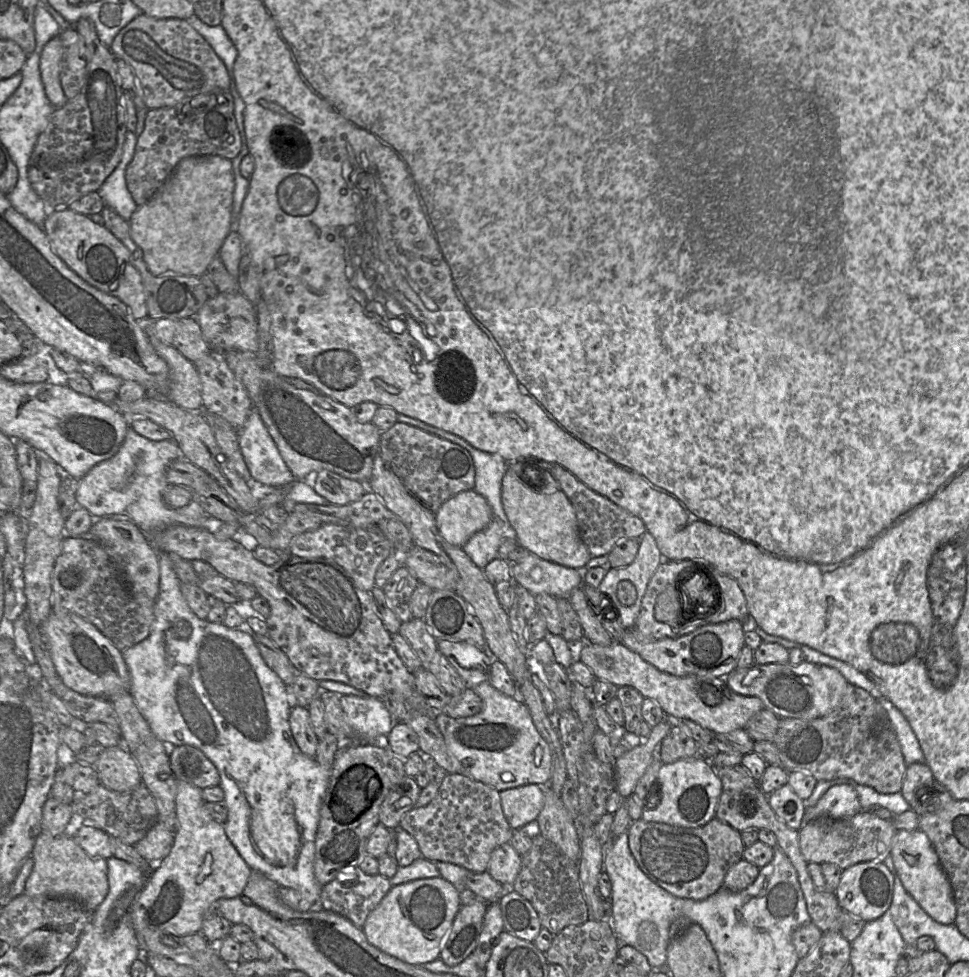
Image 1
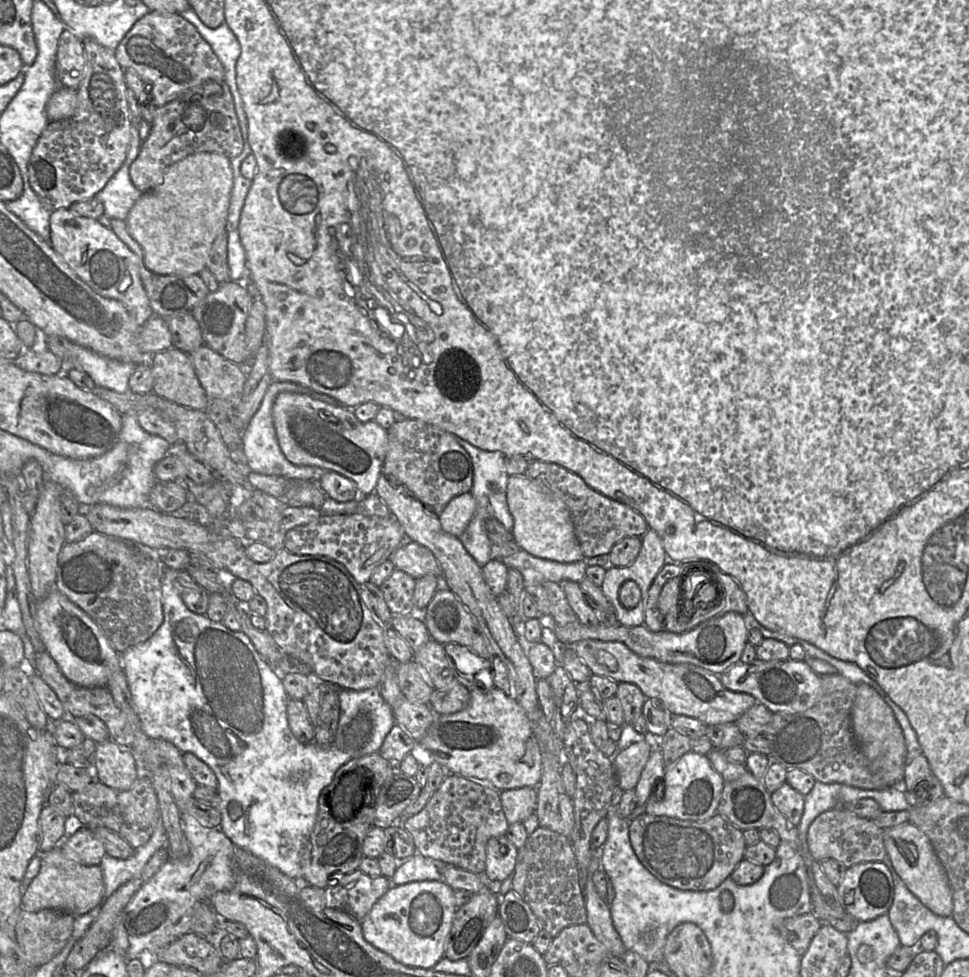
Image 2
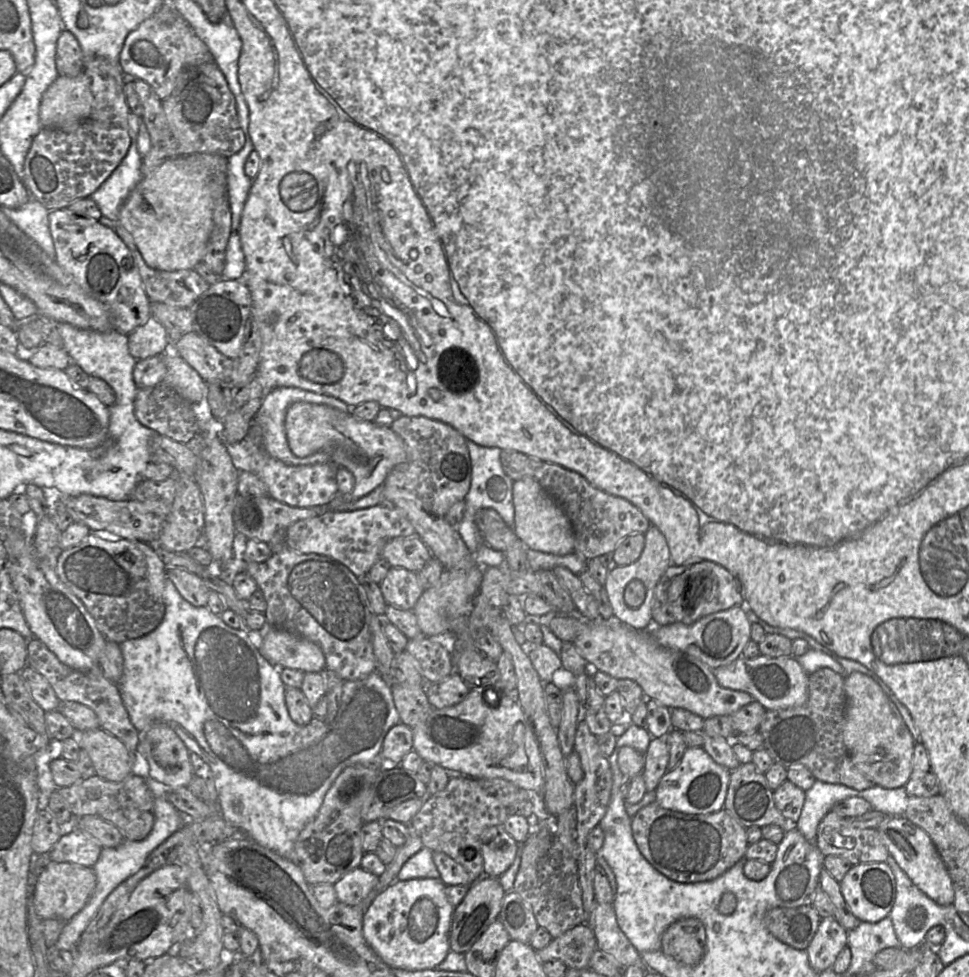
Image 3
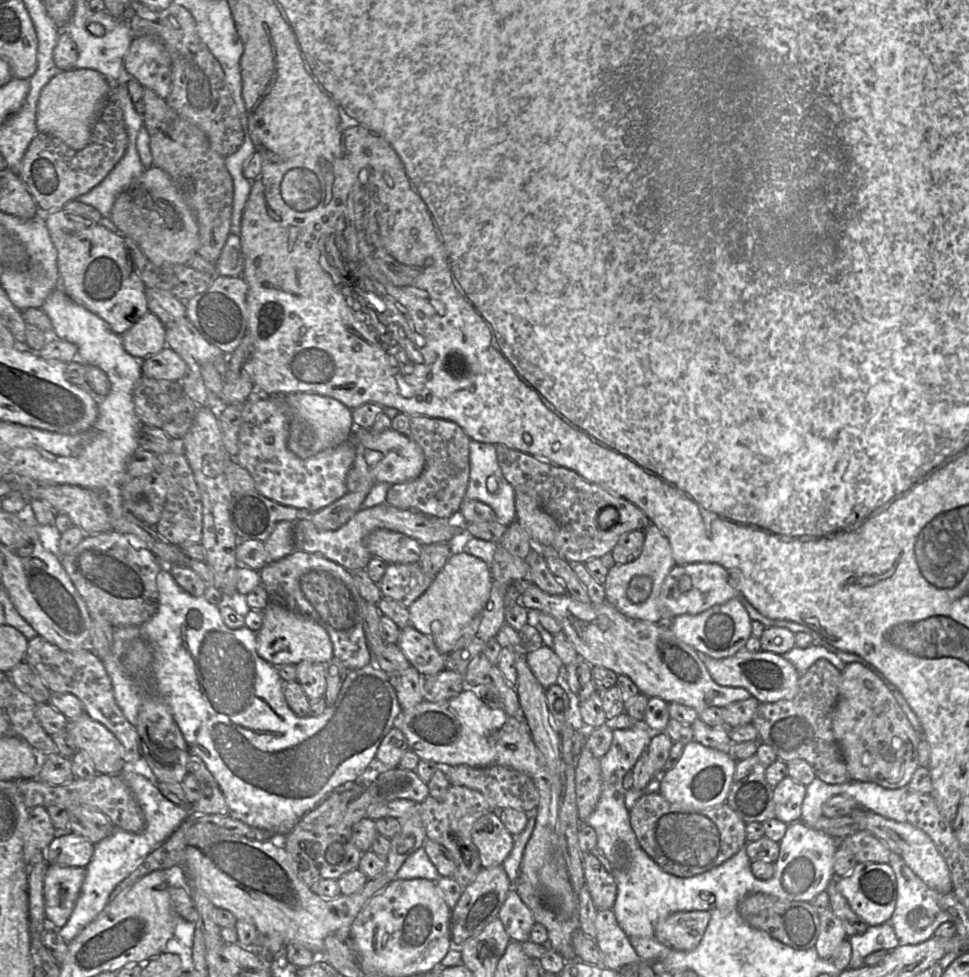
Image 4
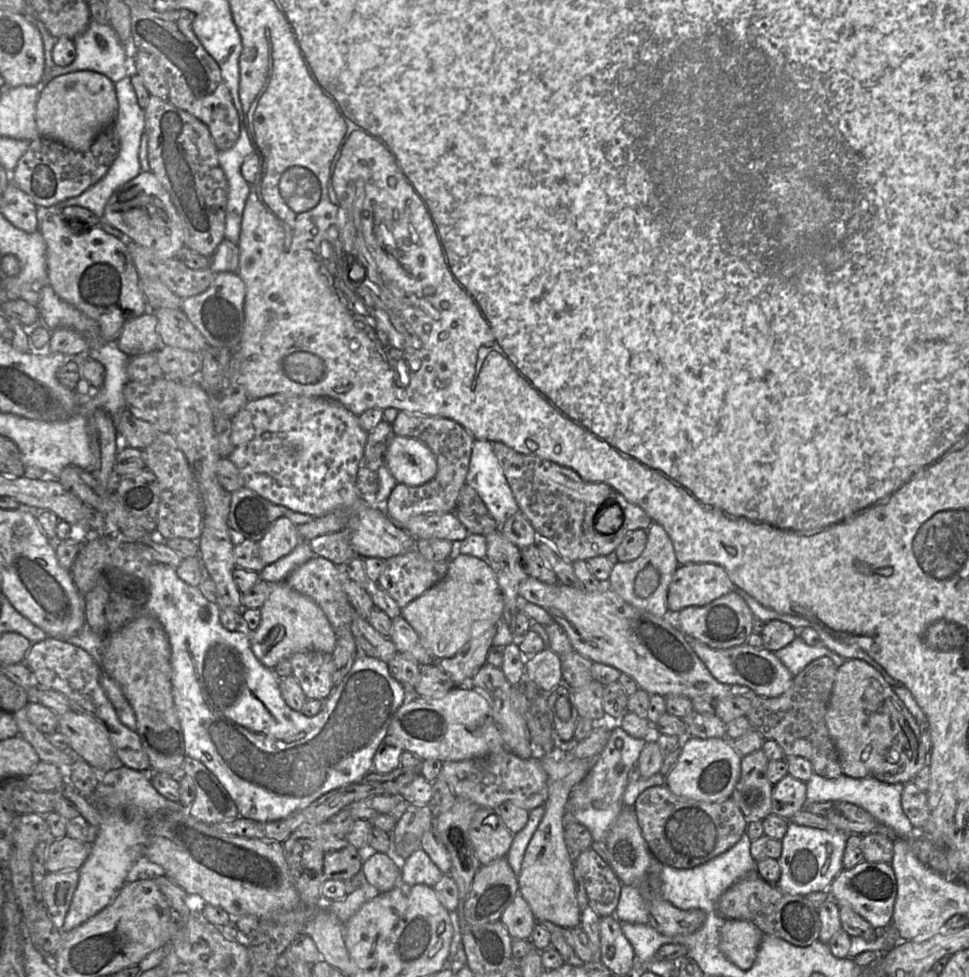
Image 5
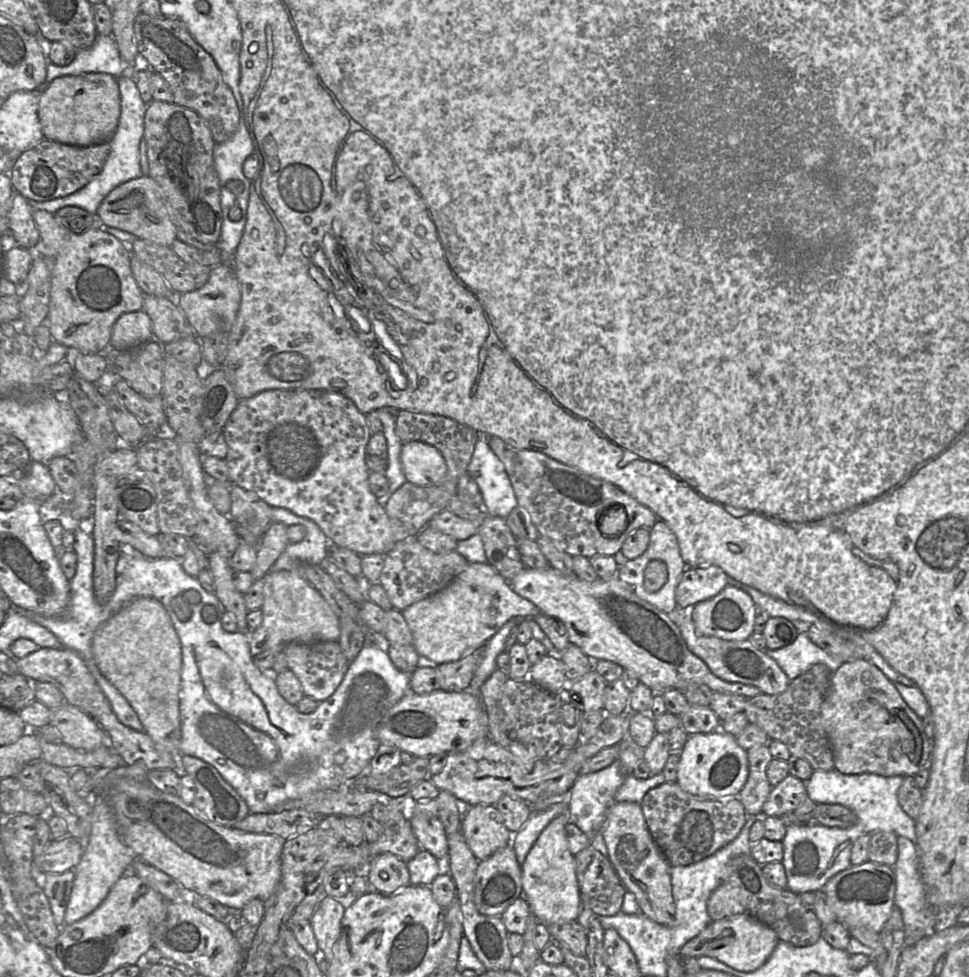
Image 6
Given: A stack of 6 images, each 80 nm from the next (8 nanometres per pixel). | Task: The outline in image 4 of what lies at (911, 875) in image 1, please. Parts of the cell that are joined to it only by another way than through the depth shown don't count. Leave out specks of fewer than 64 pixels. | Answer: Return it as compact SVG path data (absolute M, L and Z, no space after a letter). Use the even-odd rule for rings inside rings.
M862 807L854 809L850 815L860 826L884 841L891 852L901 856L907 866L931 889L946 894L952 891L952 881L948 866L932 839L921 829L907 822L897 822L870 812Z

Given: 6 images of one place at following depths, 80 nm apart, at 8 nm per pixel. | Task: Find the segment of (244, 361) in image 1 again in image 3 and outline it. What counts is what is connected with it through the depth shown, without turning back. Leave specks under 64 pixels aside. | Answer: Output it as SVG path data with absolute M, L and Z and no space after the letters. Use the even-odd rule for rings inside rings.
M298 402L292 404L285 417L285 432L288 446L292 453L299 458L323 453L329 457L329 462L339 468L345 468L355 478L355 486L345 499L356 501L384 484L388 474L397 465L406 459L406 448L403 440L392 431L390 427L378 426L374 422L366 422L356 419L352 411L343 412L326 404L313 404Z

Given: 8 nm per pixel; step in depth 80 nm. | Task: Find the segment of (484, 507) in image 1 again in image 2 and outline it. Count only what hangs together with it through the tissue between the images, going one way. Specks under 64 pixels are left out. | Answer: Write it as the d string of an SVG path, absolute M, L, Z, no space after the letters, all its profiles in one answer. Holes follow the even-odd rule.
M470 492L453 498L438 516L442 529L459 537L473 518L476 500Z

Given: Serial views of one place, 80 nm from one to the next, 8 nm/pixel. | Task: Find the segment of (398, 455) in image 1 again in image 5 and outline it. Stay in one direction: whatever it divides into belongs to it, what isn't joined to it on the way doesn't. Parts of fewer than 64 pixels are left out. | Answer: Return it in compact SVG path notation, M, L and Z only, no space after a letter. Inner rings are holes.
M399 411L392 423L392 431L395 435L412 437L424 443L436 457L437 472L429 482L419 486L397 483L387 500L388 517L396 526L404 529L405 523L411 517L455 512L460 490L466 484L474 442L473 436L454 420L405 411Z

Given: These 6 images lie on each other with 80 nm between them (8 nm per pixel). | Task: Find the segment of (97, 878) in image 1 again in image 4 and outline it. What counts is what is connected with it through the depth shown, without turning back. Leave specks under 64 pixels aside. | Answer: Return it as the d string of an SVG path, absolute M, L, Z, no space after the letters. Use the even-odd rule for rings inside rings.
M48 867L43 886L44 912L53 928L60 929L67 923L85 876L83 867Z

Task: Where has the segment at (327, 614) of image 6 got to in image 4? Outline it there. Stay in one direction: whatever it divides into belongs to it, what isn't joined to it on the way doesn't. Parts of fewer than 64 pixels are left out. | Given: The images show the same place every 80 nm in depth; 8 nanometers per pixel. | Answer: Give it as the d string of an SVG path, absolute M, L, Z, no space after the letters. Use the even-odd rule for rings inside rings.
M269 600L263 610L263 624L258 632L257 653L274 666L298 664L303 660L328 663L333 657L333 645L327 631L312 620L285 606Z

